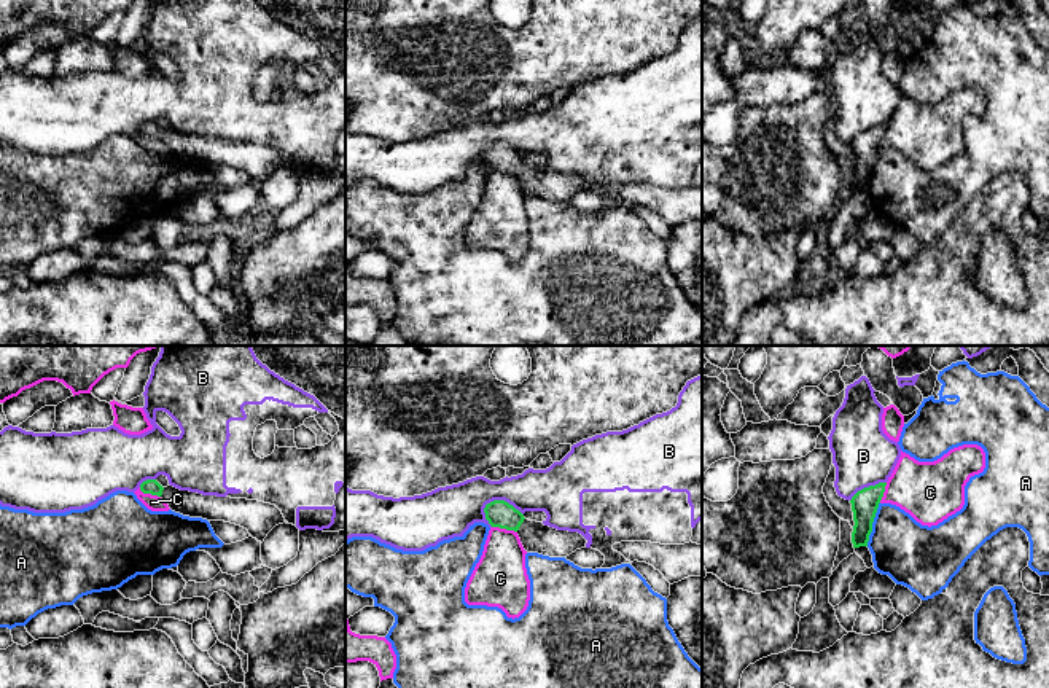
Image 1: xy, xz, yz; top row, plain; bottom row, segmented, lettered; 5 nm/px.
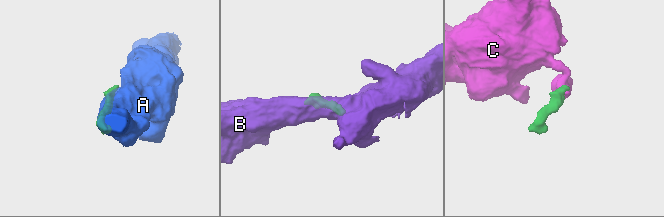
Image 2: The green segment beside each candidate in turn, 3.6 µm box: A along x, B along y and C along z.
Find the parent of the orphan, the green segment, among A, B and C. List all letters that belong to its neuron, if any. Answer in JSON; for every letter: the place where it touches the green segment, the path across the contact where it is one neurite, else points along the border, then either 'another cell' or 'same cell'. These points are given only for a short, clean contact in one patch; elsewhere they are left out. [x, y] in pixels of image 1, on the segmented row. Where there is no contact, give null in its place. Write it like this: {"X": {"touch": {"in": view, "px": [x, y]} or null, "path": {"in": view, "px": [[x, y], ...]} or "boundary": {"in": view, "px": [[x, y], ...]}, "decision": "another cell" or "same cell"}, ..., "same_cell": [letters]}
{"A": {"touch": {"in": "yz", "px": [871, 524]}, "decision": "another cell"}, "B": {"touch": {"in": "xz", "px": [503, 500]}, "boundary": {"in": "xz", "px": [[483, 508], [494, 500], [506, 500], [522, 515]]}, "decision": "another cell"}, "C": {"touch": {"in": "xz", "px": [505, 527]}, "boundary": {"in": "xz", "px": [[492, 526], [516, 532]]}, "decision": "another cell"}, "same_cell": []}

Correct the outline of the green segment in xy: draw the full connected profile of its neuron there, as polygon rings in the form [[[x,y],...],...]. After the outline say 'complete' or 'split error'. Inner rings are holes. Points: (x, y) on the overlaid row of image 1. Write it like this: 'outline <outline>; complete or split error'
outline [[[156,479],[143,481],[140,491],[161,497],[172,511],[183,516],[240,526],[261,543],[275,526],[287,522],[275,505],[258,500],[202,495],[174,486],[162,487]]]; split error

